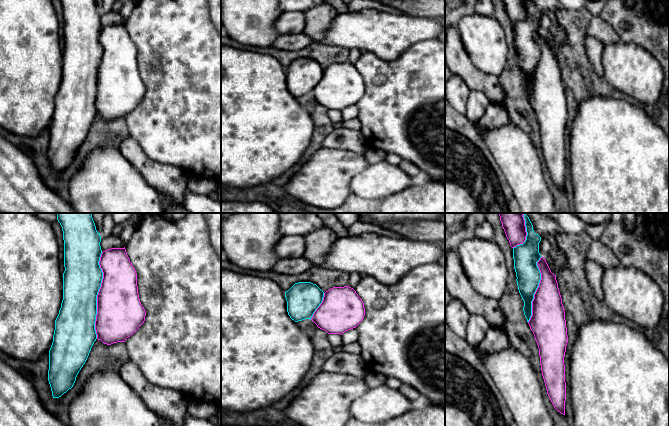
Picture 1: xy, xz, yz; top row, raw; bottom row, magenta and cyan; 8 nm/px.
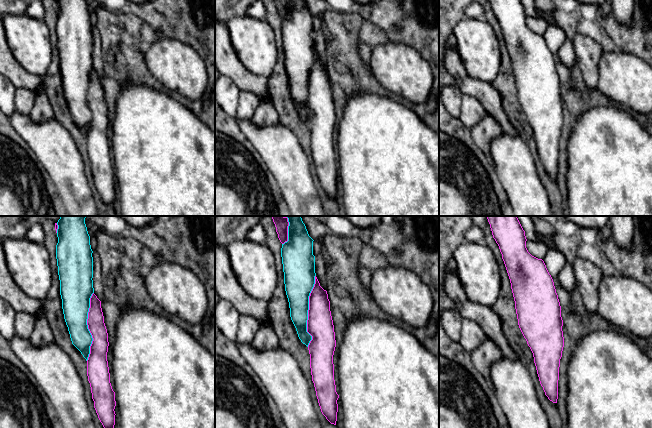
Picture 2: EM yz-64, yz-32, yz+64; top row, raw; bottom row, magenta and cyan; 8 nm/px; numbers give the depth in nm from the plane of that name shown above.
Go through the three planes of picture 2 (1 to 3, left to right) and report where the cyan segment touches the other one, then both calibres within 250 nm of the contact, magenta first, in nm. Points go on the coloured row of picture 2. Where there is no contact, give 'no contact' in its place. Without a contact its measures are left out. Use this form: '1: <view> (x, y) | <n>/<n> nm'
1: yz-64 (88, 326) | 140/220 nm
2: yz-32 (308, 311) | 220/240 nm
3: no contact

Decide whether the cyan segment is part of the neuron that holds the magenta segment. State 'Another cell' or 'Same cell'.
Same cell

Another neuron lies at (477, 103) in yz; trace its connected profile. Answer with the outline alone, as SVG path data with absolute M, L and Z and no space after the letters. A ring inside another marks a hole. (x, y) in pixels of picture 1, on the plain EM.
M470 90L466 105L466 117L472 122L478 122L490 104L487 96L478 90Z

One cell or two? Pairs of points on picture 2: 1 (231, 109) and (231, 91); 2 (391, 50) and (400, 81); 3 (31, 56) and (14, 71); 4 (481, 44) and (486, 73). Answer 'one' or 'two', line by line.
1: one
2: one
3: two
4: one

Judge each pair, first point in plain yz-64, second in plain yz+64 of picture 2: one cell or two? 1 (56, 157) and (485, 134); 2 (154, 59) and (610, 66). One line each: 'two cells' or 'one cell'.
1: two cells
2: one cell

